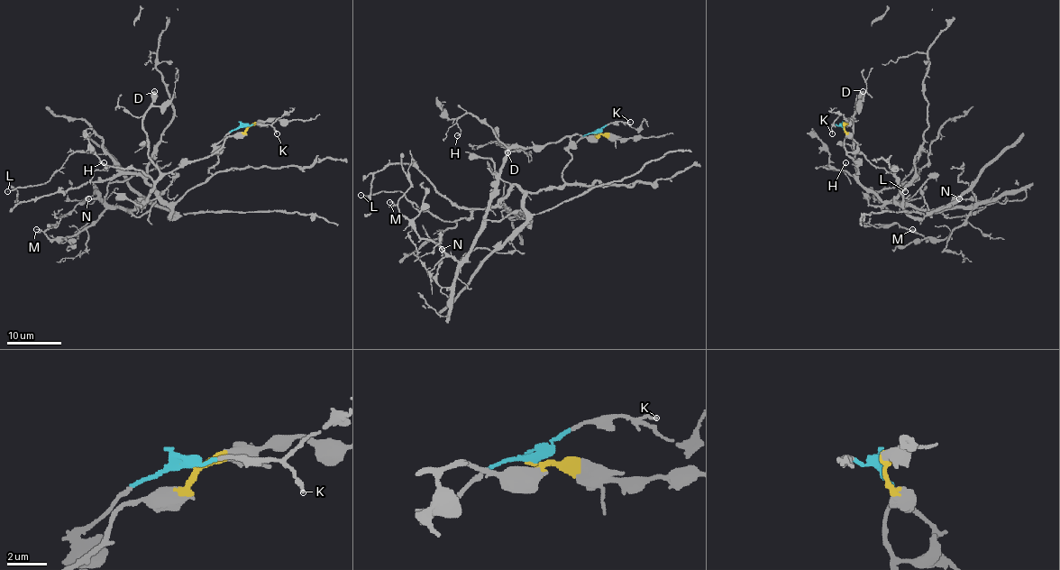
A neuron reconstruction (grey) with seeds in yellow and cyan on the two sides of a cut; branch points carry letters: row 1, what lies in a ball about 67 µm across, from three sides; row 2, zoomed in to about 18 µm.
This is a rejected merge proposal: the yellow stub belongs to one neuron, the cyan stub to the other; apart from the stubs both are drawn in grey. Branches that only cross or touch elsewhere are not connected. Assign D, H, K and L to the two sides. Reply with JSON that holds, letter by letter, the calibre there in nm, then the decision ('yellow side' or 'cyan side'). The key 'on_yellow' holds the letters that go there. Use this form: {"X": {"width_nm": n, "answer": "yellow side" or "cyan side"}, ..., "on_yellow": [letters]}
{"D": {"width_nm": 650, "answer": "yellow side"}, "H": {"width_nm": 130, "answer": "yellow side"}, "K": {"width_nm": 140, "answer": "cyan side"}, "L": {"width_nm": 30, "answer": "cyan side"}, "on_yellow": ["D", "H"]}

